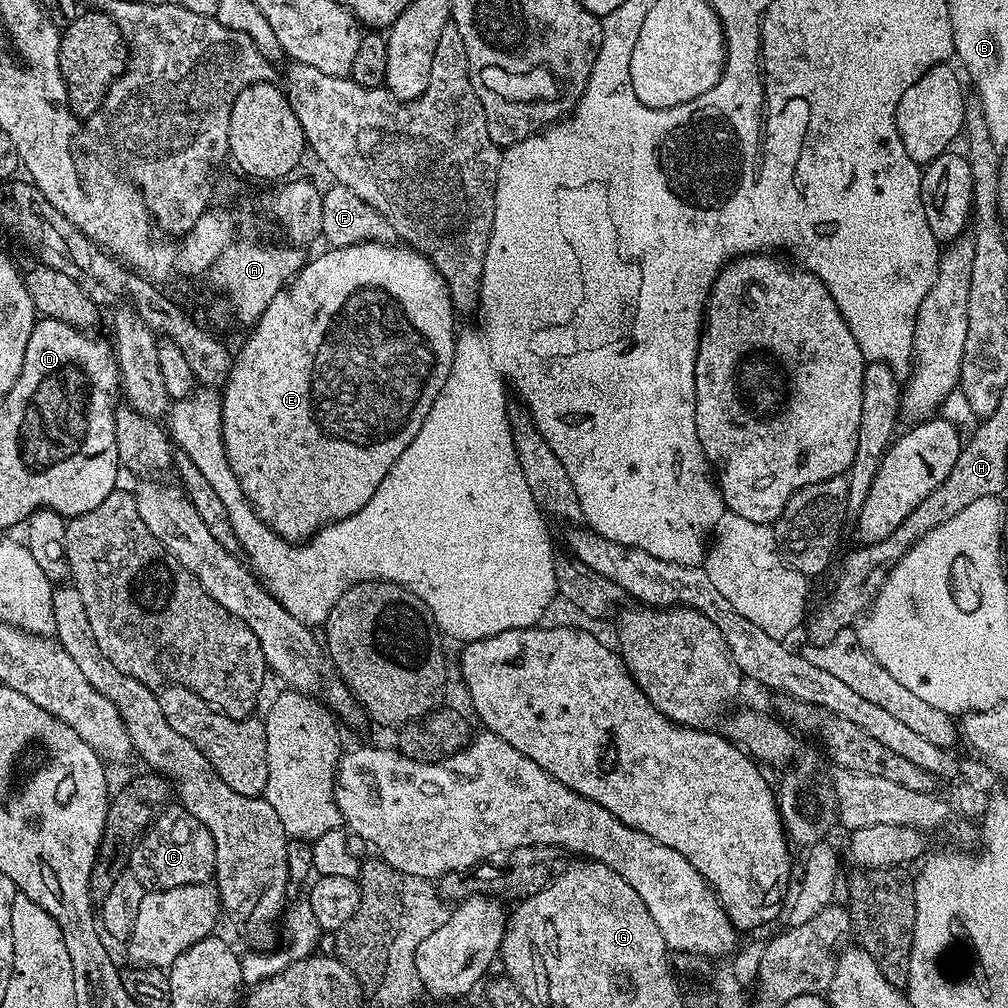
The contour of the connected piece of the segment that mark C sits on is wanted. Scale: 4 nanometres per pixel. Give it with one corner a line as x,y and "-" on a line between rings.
168,806
163,809
164,812
155,817
148,826
148,831
136,841
132,856
128,860
128,868
131,875
138,878
138,882
145,890
170,890
178,886
186,886
187,884
207,884
213,879
216,870
216,851
214,850
214,838
210,834
210,830
206,830
206,826
202,826
202,822
198,822
198,818
194,818
194,814
190,814
183,806

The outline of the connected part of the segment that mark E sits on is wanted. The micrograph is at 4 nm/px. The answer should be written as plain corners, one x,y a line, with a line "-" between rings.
367,240
365,244
328,248
321,256
316,256
313,260
311,257
304,269
285,288
280,289
278,294
274,294
259,320
251,325
249,332
252,333
241,346
240,353
235,353
228,379
222,385
220,410
226,458
257,516
289,542
307,541
326,525
339,522
362,510
362,506
366,506
366,502
374,498
378,482
382,482
382,478
390,474
390,466
398,462
402,450
406,450
406,446
414,442
418,430
422,430
422,422
426,422
426,414
430,414
430,406
434,406
434,398
438,398
442,386
446,386
446,378
454,362
458,335
458,328
455,328
458,312
452,307
450,290
431,260
415,248
391,248
392,246
388,242

